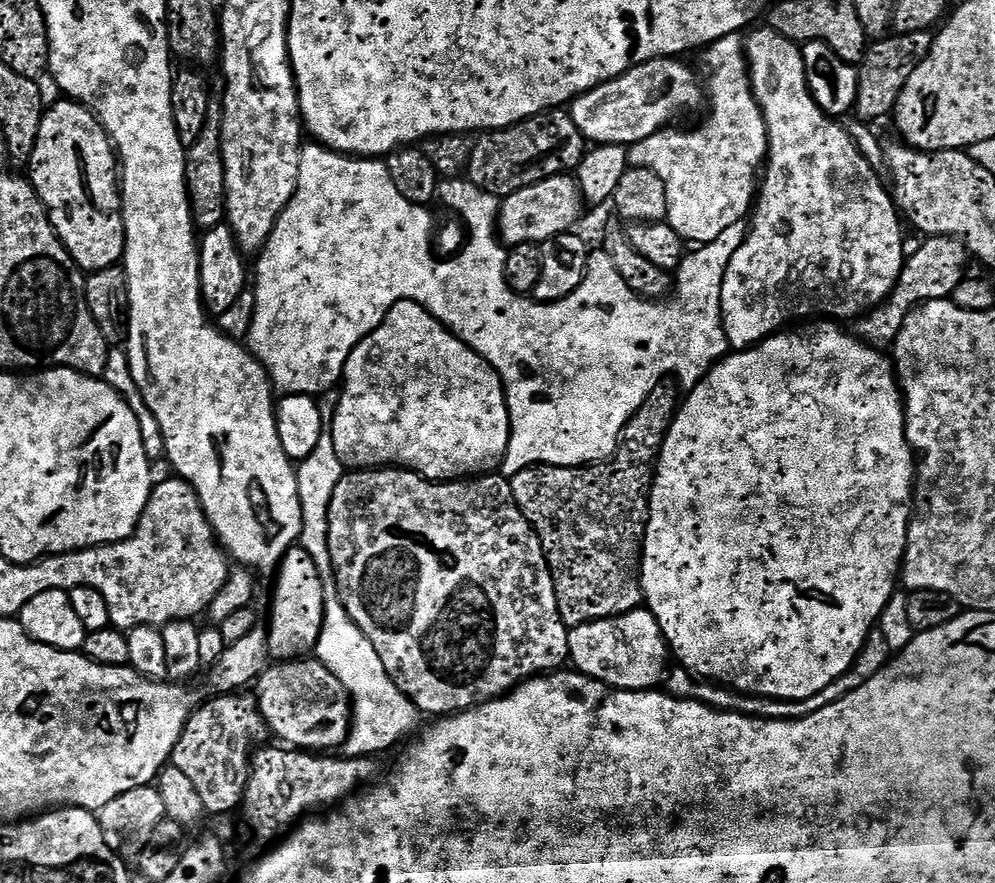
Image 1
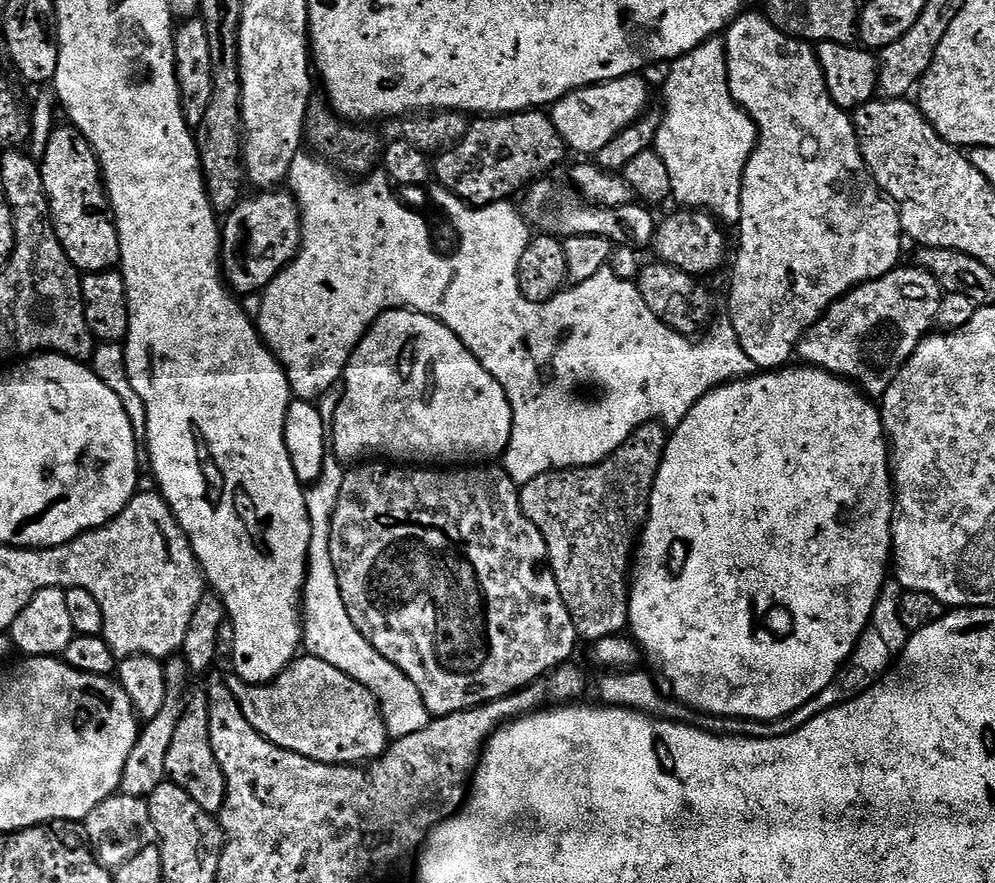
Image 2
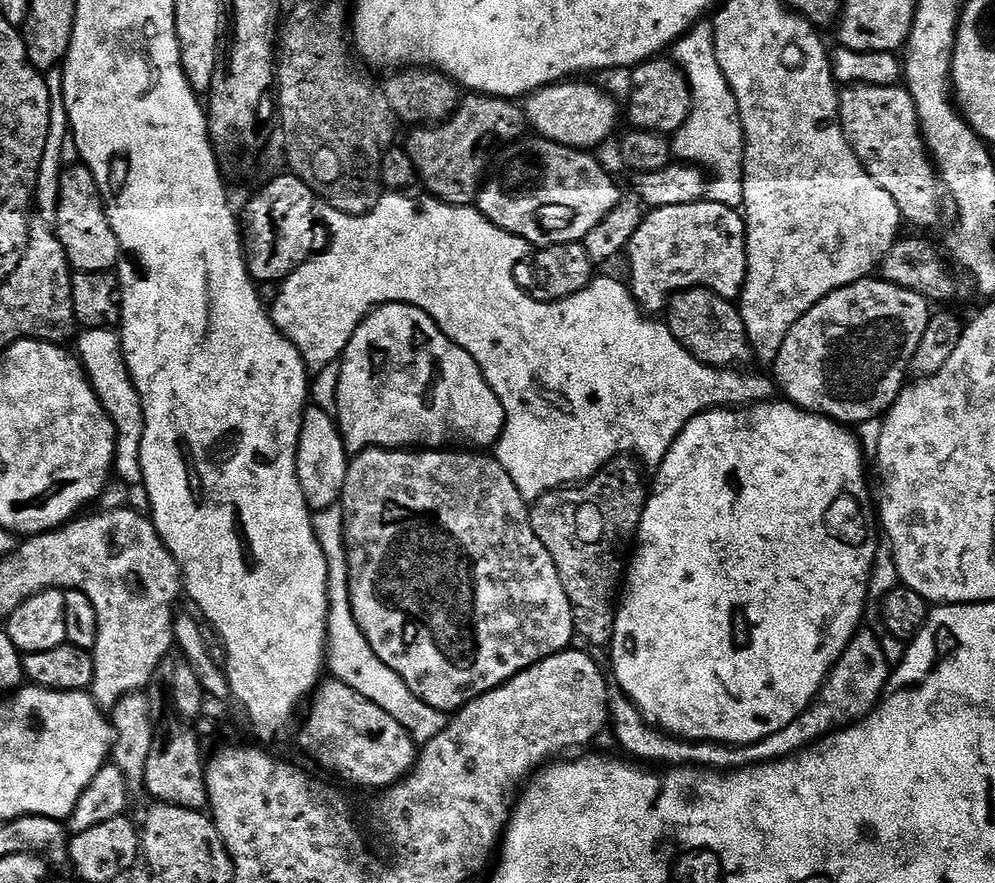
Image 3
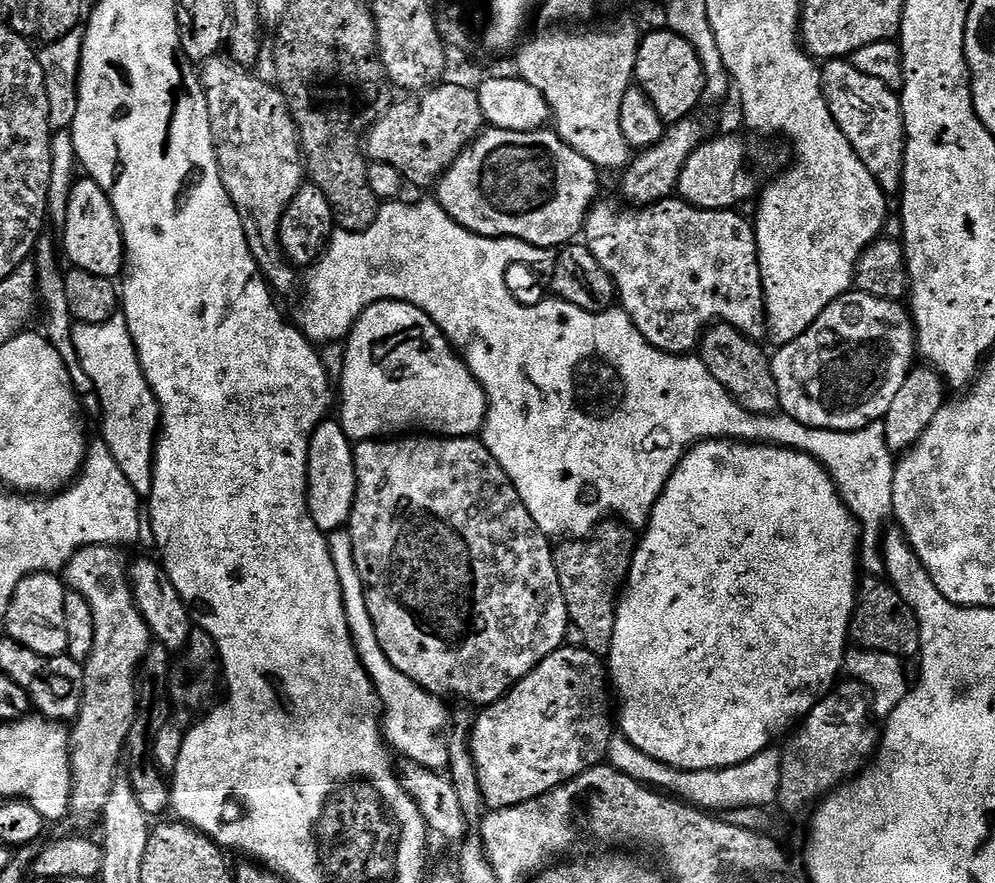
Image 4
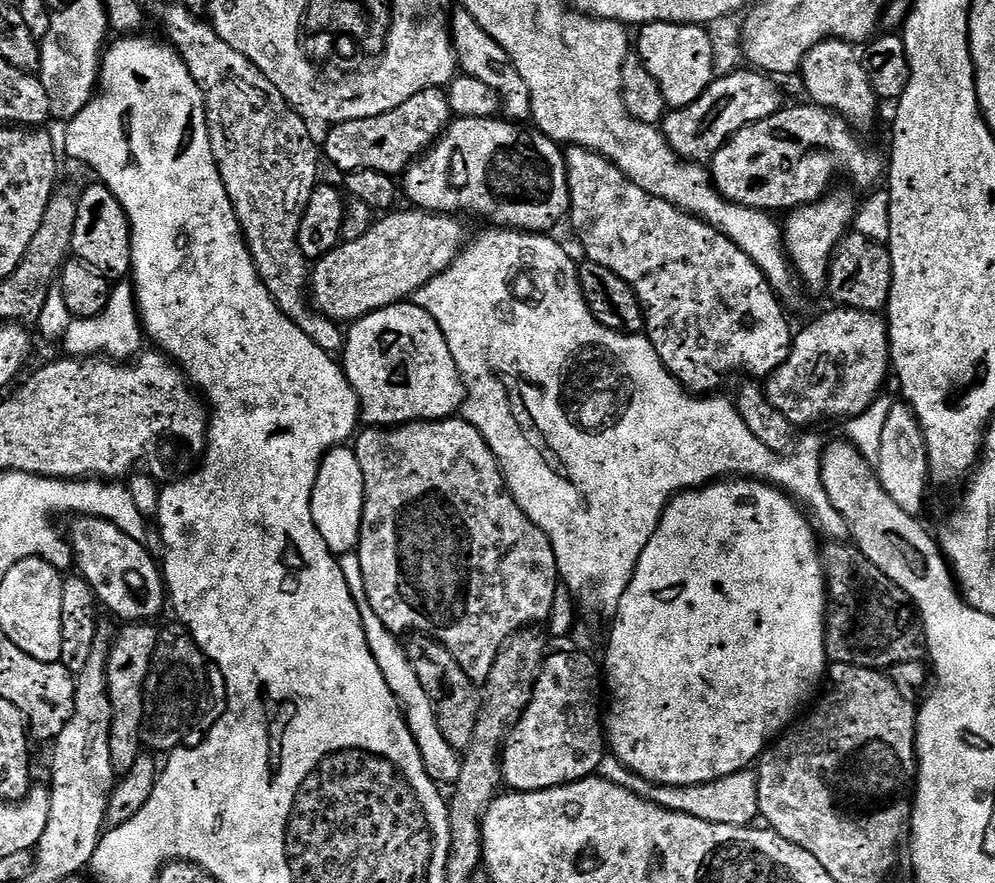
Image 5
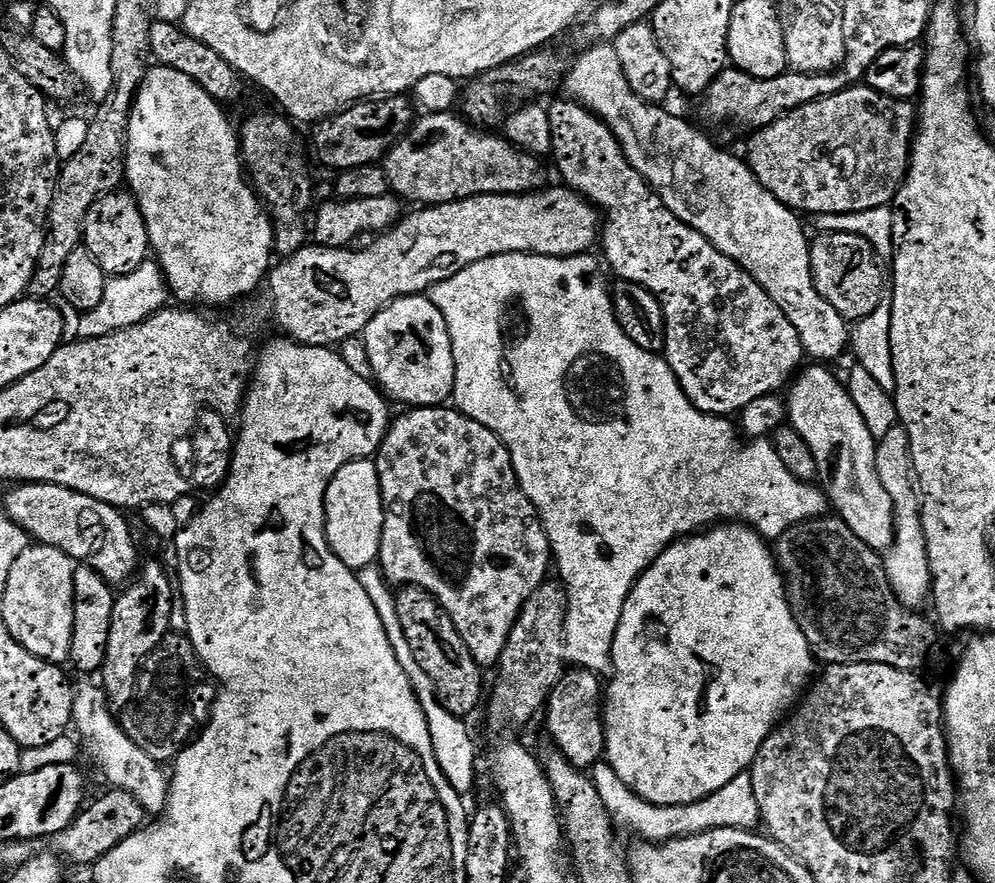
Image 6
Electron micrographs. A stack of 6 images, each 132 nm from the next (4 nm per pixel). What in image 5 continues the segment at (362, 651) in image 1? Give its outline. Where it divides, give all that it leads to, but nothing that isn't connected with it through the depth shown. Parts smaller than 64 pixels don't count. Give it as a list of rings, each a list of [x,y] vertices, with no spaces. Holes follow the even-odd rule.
[[[359,551],[343,553],[339,561],[342,574],[346,574],[350,594],[354,594],[358,614],[362,614],[362,626],[366,634],[366,642],[370,646],[370,654],[374,654],[374,662],[378,662],[378,670],[382,670],[382,678],[386,678],[386,686],[390,686],[390,690],[396,695],[396,701],[404,710],[404,719],[408,722],[408,729],[414,734],[414,742],[418,742],[418,750],[422,754],[422,762],[430,778],[441,786],[455,785],[460,773],[461,753],[453,749],[443,737],[437,716],[437,706],[418,680],[412,661],[405,652],[405,645],[399,644],[396,641],[399,640],[397,633],[386,630],[386,626],[382,626],[382,618],[374,614],[374,606],[370,606],[370,598],[366,598],[366,586],[362,582],[362,562]]]

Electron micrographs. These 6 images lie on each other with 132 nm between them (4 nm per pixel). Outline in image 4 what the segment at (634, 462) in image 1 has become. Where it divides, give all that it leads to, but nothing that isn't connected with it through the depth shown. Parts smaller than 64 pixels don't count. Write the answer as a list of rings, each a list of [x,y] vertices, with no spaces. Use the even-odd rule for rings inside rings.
[[[609,518],[590,538],[565,539],[561,543],[564,545],[561,548],[559,545],[554,552],[558,582],[566,598],[571,627],[575,631],[577,628],[584,635],[583,643],[588,651],[601,658],[610,654],[618,597],[627,581],[637,543],[638,536],[633,529],[621,526],[615,519]]]

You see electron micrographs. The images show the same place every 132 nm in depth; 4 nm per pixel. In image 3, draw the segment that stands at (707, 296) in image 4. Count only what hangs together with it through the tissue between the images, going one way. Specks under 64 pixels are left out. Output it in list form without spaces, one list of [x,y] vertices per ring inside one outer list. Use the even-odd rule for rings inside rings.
[[[707,198],[686,206],[653,208],[638,226],[634,238],[630,238],[627,256],[626,280],[645,313],[663,313],[669,300],[688,288],[708,288],[724,300],[735,301],[744,289],[748,269],[743,215]]]

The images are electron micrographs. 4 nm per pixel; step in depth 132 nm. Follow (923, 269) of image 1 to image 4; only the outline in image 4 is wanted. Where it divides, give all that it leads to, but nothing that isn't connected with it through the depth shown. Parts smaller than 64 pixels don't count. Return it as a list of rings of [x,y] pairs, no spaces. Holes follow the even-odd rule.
[[[855,290],[842,294],[834,302],[830,302],[830,306],[826,306],[826,310],[822,310],[822,314],[818,314],[818,318],[814,318],[811,326],[802,334],[798,334],[798,338],[794,338],[794,342],[779,345],[775,351],[776,356],[774,352],[771,357],[772,373],[774,374],[774,382],[778,386],[778,398],[780,399],[780,408],[783,415],[792,416],[798,422],[802,422],[811,428],[825,428],[835,432],[857,432],[859,428],[865,428],[871,424],[883,421],[884,416],[894,402],[894,394],[898,394],[898,389],[901,388],[902,382],[906,382],[909,372],[914,367],[912,359],[917,359],[918,356],[916,330],[912,327],[909,309],[899,300],[874,298],[870,294]]]

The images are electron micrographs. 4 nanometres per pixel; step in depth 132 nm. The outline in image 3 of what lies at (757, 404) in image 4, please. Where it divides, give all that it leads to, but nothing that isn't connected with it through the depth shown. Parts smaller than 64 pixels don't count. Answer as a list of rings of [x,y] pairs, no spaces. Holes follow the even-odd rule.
[[[688,288],[685,292],[676,293],[668,302],[666,323],[672,337],[695,360],[712,368],[735,369],[753,359],[739,307],[731,300],[722,299],[708,288]]]

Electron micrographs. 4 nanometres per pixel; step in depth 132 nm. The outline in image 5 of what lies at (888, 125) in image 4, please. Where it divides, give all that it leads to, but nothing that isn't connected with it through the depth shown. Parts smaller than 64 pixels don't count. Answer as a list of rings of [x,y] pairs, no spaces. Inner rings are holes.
[[[823,40],[814,46],[802,62],[798,73],[804,79],[804,88],[808,91],[808,100],[829,112],[837,112],[842,119],[848,121],[853,128],[863,130],[876,120],[876,91],[870,86],[870,78],[866,78],[861,57],[857,49],[845,40]]]

